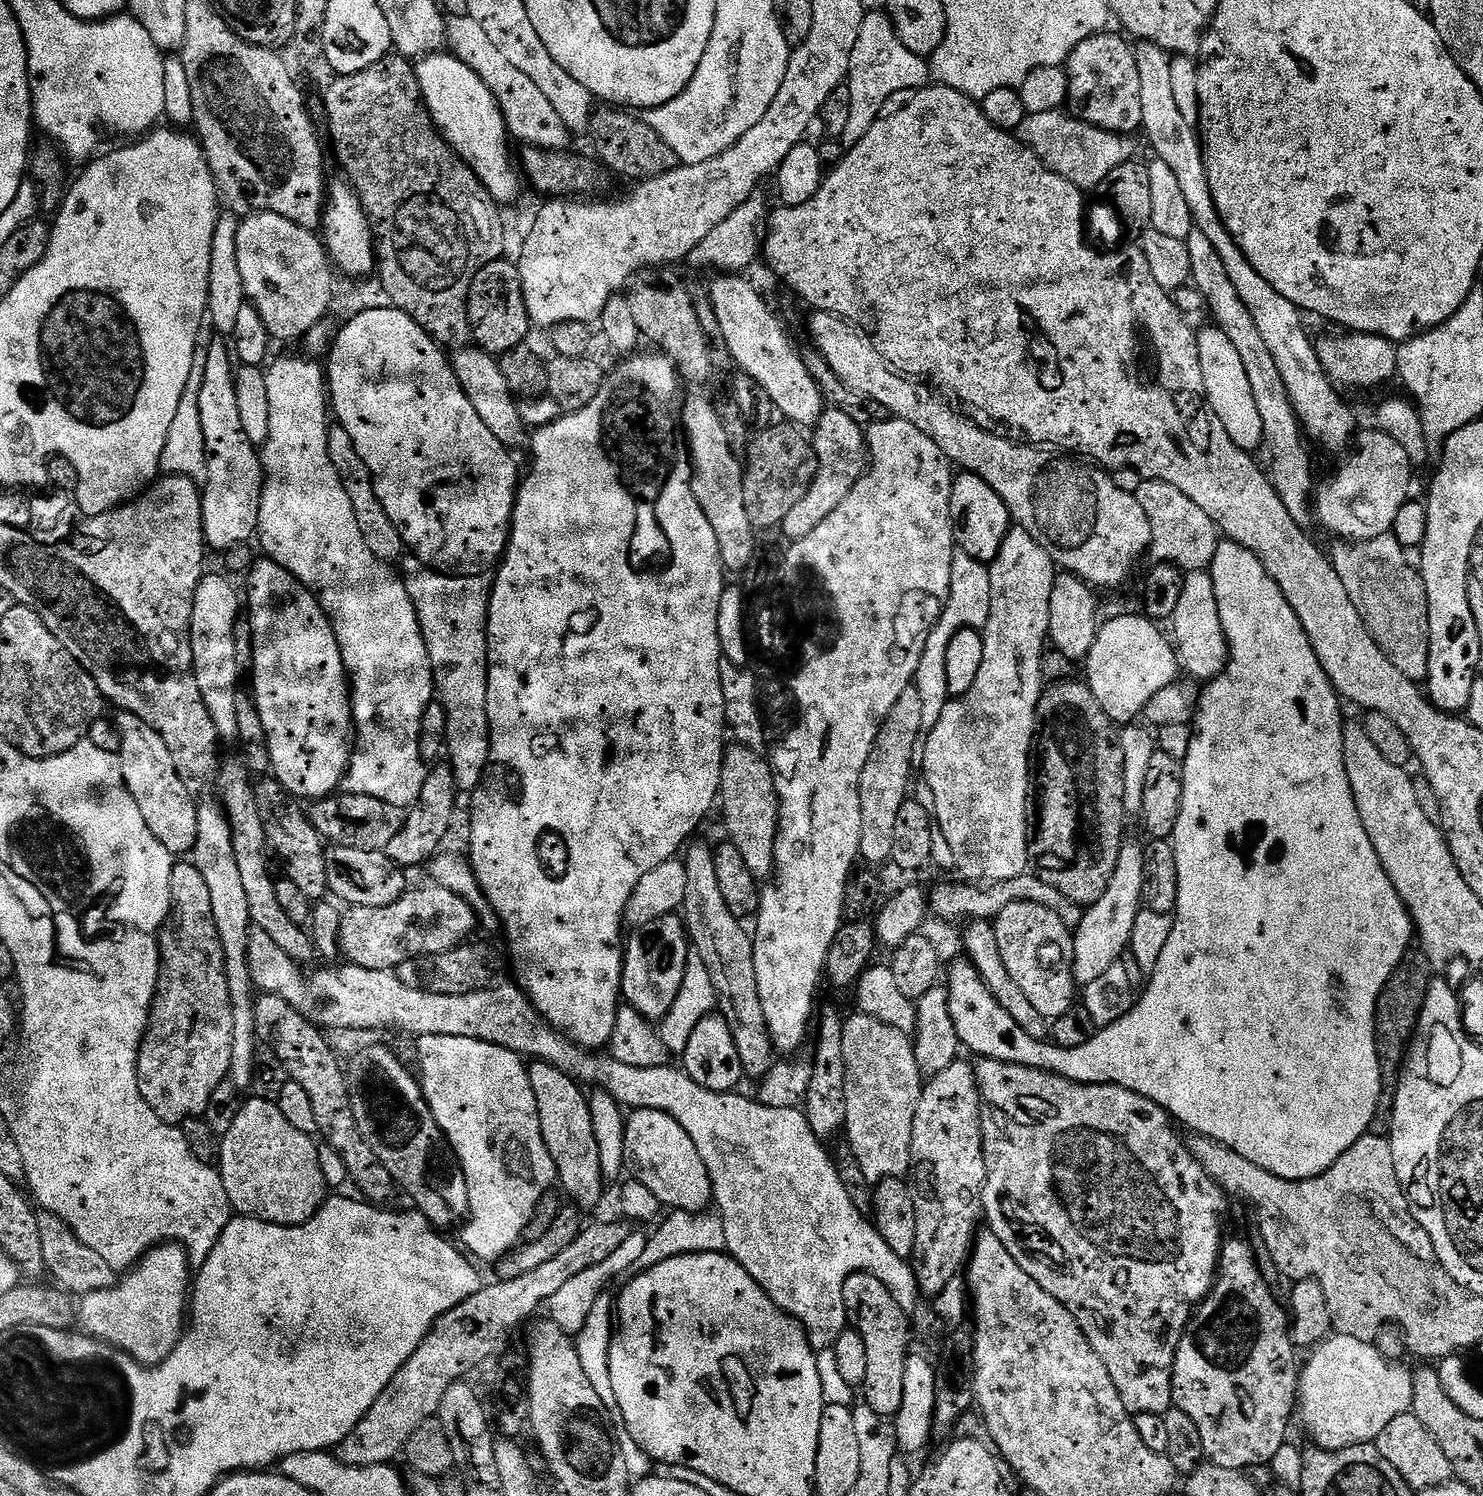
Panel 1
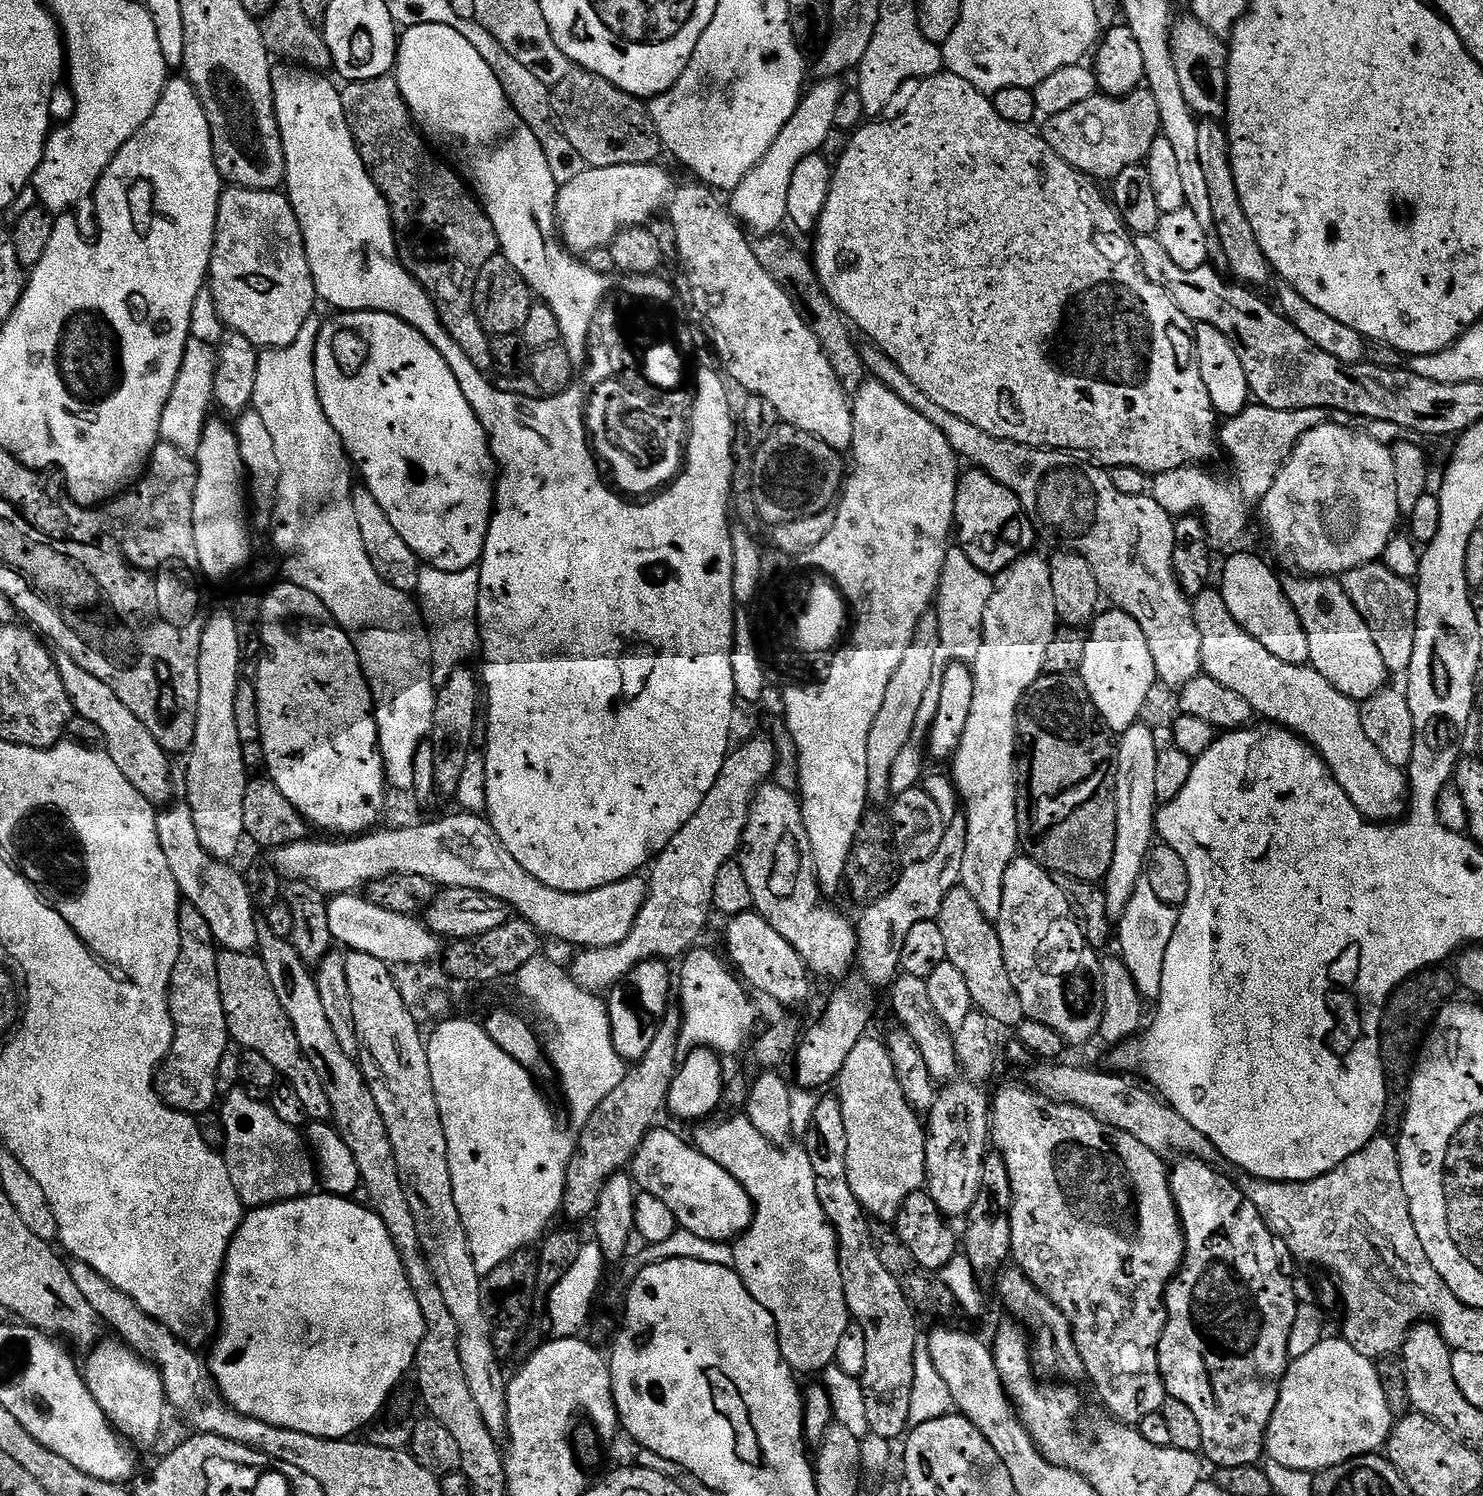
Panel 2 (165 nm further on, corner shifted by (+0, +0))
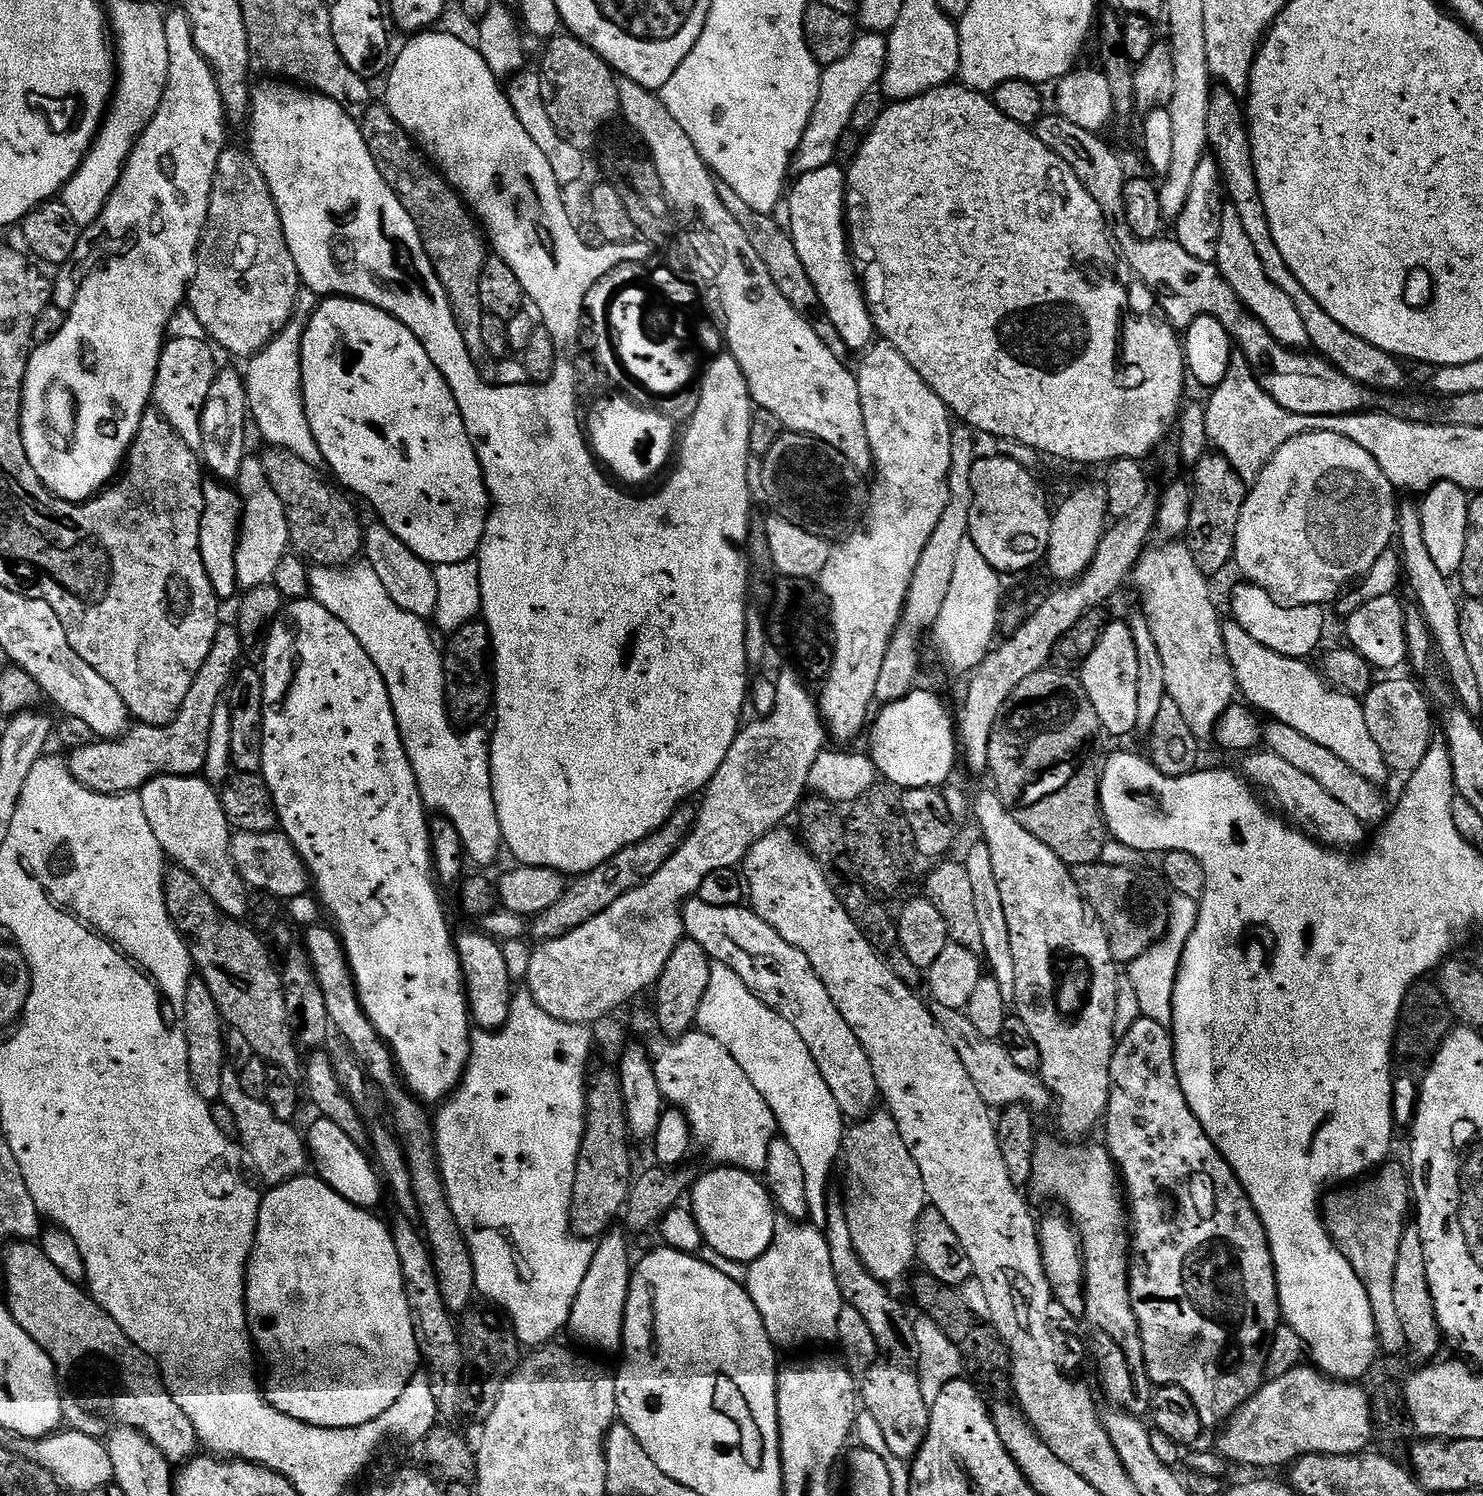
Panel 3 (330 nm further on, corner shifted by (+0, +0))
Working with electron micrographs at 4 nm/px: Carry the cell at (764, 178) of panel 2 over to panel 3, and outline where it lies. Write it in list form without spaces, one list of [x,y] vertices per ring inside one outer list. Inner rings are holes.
[[[864,32],[857,35],[854,46],[850,46],[850,54],[846,54],[846,58],[838,58],[838,62],[827,65],[821,71],[818,102],[814,106],[812,117],[806,126],[806,134],[802,134],[802,142],[792,161],[793,173],[818,170],[835,161],[838,142],[842,134],[851,129],[854,106],[858,106],[862,94],[873,91],[881,83],[887,49],[888,41],[881,33]]]

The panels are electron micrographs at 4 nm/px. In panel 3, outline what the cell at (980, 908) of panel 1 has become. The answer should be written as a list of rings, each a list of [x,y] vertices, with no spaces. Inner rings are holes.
[[[1099,862],[1077,864],[1072,868],[1074,882],[1090,905],[1099,927],[1108,935],[1110,954],[1120,966],[1127,966],[1134,958],[1146,954],[1146,950],[1157,944],[1168,929],[1169,897],[1156,889],[1154,881],[1139,876],[1136,871],[1132,866],[1110,866]]]

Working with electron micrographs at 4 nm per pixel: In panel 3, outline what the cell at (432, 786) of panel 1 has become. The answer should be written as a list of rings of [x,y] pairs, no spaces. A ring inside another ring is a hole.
[[[477,618],[447,637],[448,649],[443,649],[444,692],[448,695],[448,718],[456,726],[476,726],[484,715],[489,715],[494,704],[494,661],[492,659],[492,636],[483,619]]]

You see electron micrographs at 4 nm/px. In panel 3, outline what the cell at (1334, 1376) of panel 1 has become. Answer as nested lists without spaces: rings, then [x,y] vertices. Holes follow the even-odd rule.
[[[1299,1366],[1281,1377],[1269,1379],[1260,1391],[1255,1392],[1252,1399],[1227,1421],[1214,1445],[1215,1451],[1223,1456],[1225,1461],[1249,1464],[1252,1468],[1280,1468],[1283,1464],[1291,1466],[1304,1456],[1355,1456],[1373,1443],[1369,1393],[1363,1392],[1359,1383],[1333,1380],[1315,1367],[1307,1367]]]

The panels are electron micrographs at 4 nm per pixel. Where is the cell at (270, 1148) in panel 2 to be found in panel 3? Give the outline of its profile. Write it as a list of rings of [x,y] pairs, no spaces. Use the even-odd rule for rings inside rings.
[[[229,1066],[222,1074],[222,1088],[219,1103],[234,1114],[237,1135],[243,1148],[267,1187],[276,1187],[281,1182],[292,1180],[305,1173],[310,1154],[303,1138],[289,1121],[279,1119],[270,1110],[267,1101],[251,1098],[240,1086],[240,1075]]]

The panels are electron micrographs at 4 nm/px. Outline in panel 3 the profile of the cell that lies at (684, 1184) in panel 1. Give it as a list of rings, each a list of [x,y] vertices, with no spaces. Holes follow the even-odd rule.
[[[716,1166],[699,1177],[690,1189],[690,1211],[704,1235],[707,1247],[718,1250],[725,1258],[750,1265],[772,1245],[778,1209],[772,1203],[765,1181],[742,1168]]]

